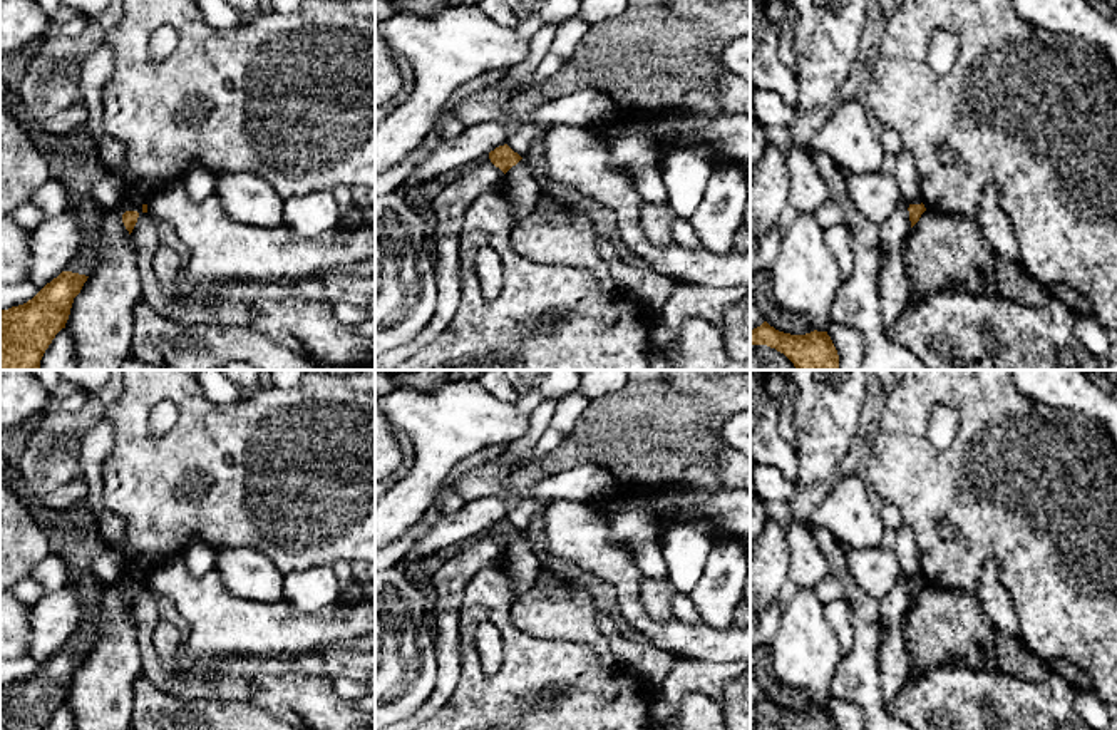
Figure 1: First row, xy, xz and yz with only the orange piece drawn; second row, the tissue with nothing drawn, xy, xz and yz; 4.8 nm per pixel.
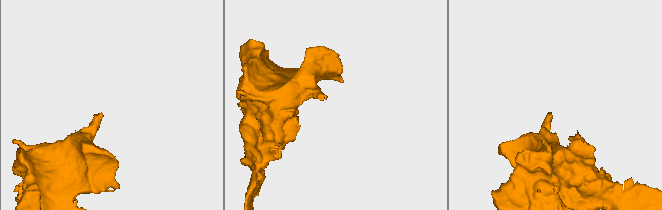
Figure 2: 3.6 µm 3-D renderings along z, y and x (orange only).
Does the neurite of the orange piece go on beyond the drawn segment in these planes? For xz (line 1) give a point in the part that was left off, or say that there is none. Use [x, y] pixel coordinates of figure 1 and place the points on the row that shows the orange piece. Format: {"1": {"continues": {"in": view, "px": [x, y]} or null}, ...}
{"1": {"continues": null}}

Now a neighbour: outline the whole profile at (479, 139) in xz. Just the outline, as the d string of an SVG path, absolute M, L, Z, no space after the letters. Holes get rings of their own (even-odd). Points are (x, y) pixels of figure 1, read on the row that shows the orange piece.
M482 122L464 129L454 139L442 141L422 162L415 166L410 176L419 182L427 182L444 172L450 172L474 159L489 156L499 146L509 142L519 127L526 122Z

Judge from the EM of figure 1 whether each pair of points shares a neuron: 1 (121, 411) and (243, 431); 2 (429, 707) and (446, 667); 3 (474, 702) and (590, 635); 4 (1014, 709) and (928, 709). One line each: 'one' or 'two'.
1: one
2: one
3: two
4: one

